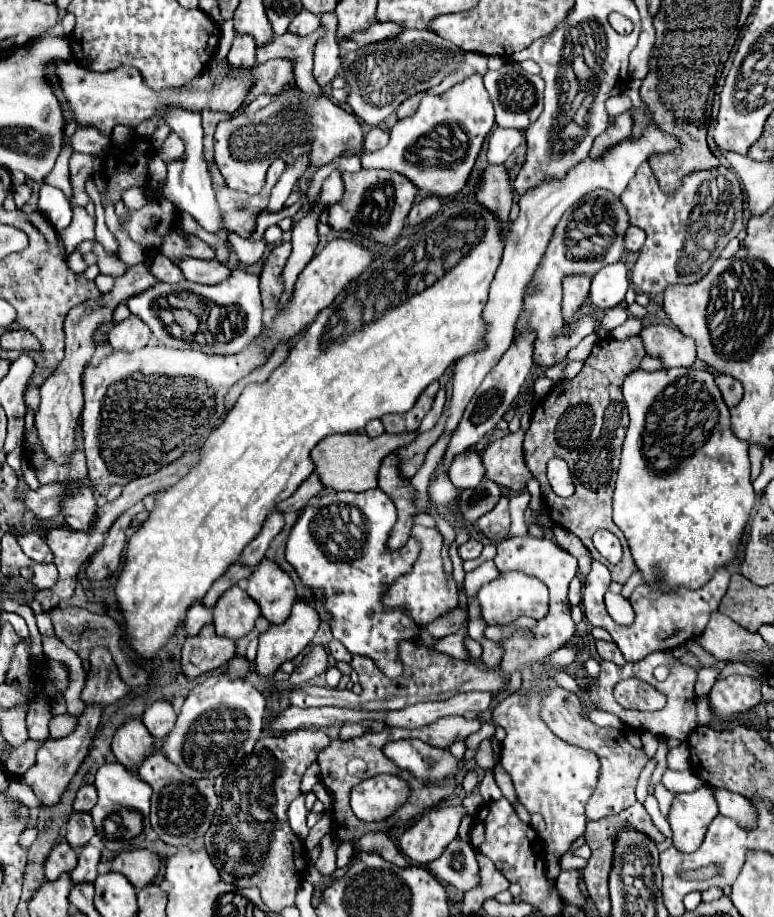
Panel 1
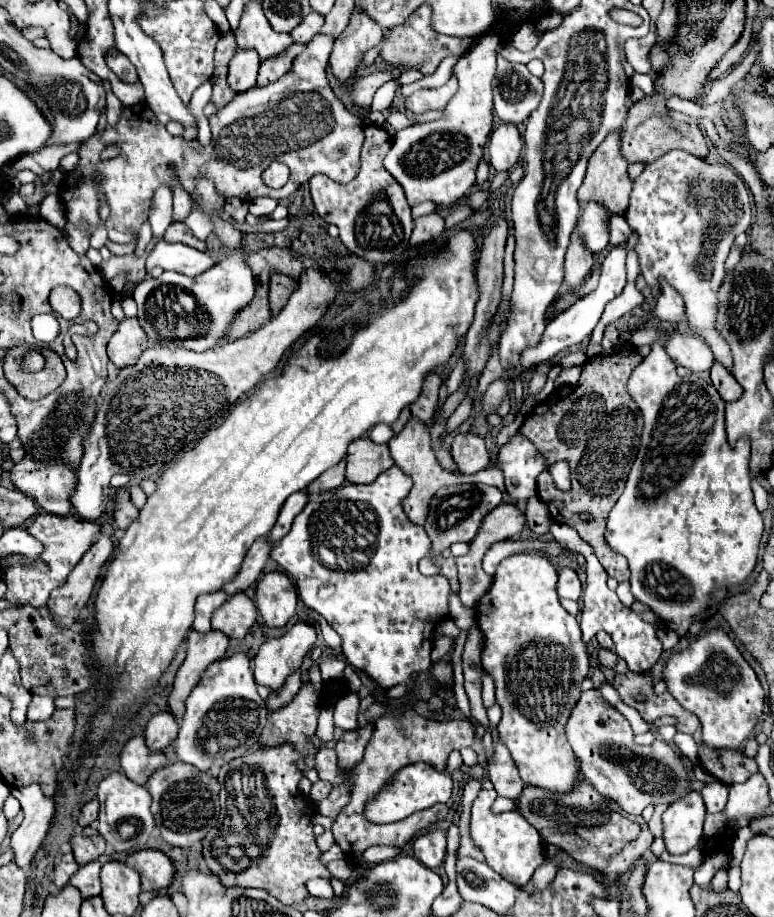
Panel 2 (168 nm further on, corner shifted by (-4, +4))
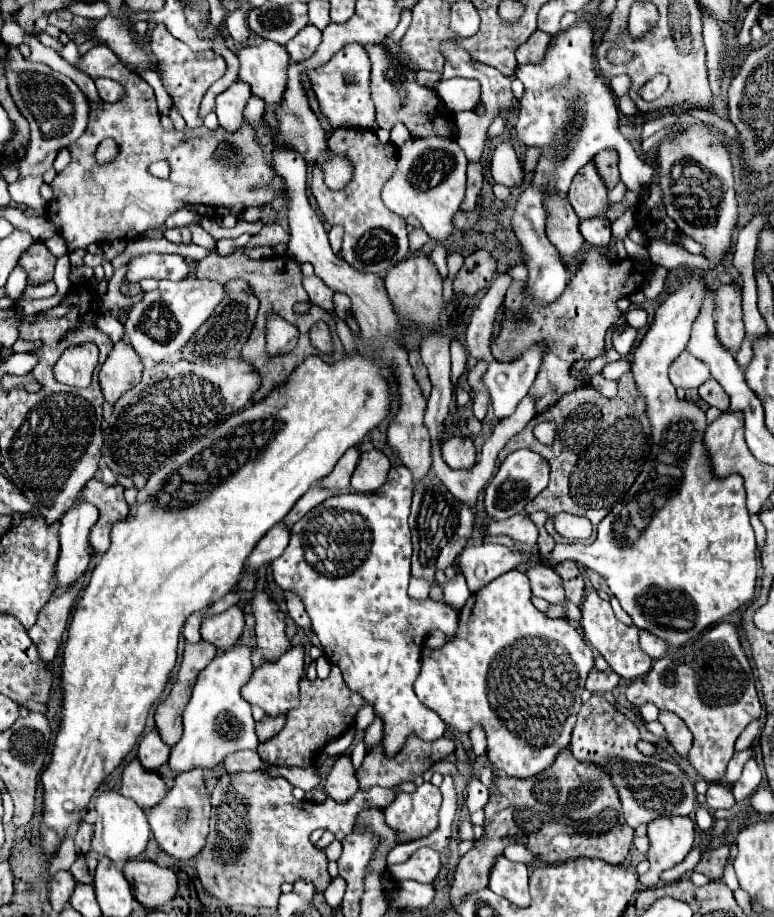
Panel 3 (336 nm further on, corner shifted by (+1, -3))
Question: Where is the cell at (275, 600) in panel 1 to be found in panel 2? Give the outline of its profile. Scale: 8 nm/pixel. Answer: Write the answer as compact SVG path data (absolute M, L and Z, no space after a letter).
M282 572L264 574L256 586L256 606L270 628L282 628L296 614L298 594L290 578Z

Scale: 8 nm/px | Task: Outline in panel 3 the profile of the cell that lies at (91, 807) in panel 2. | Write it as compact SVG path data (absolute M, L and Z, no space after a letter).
M81 821L79 827L77 827L77 833L75 833L75 849L77 849L77 855L89 851L91 835L93 835L93 825Z

